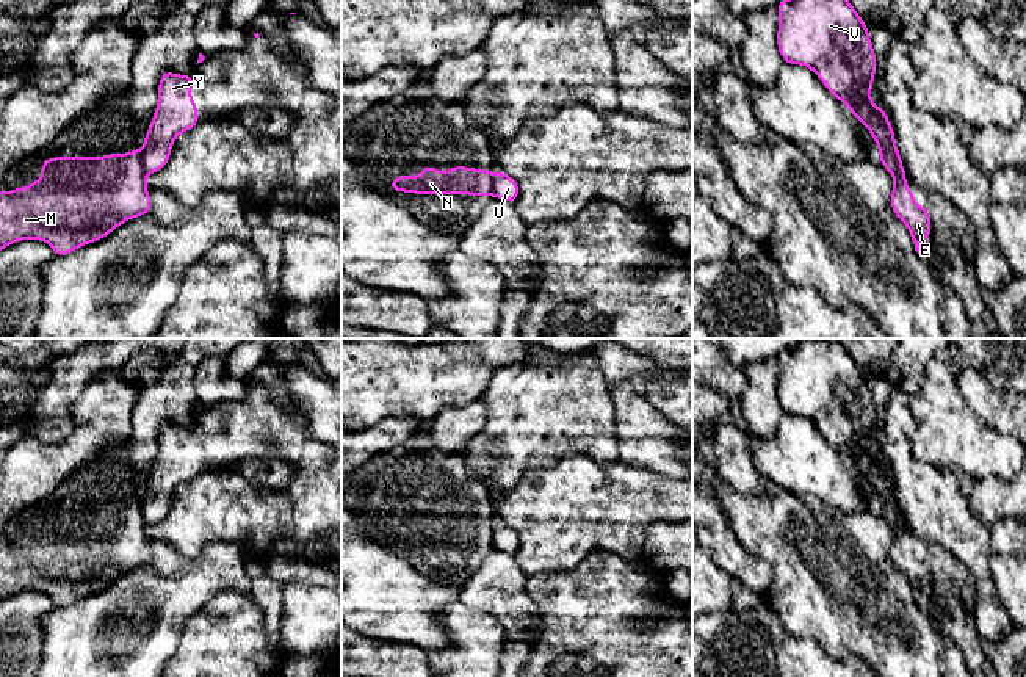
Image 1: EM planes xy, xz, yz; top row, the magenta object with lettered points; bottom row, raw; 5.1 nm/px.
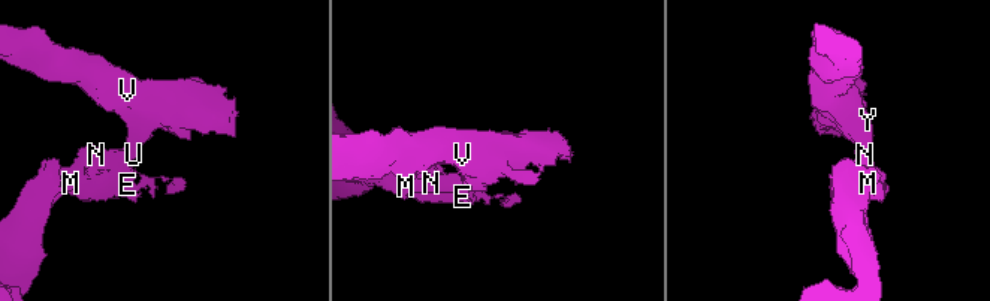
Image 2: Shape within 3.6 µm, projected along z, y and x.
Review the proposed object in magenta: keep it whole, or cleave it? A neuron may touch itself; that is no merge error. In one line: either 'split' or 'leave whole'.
split

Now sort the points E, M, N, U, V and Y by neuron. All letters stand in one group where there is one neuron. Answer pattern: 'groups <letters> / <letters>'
groups E M N / U V Y

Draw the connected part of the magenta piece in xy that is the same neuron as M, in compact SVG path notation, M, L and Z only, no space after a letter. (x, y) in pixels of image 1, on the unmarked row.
M139 501L105 508L42 509L42 514L44 517L38 519L42 531L36 530L30 538L14 539L8 545L0 541L0 602L20 591L41 591L52 597L55 608L67 606L80 597L105 589L125 572L152 563Z

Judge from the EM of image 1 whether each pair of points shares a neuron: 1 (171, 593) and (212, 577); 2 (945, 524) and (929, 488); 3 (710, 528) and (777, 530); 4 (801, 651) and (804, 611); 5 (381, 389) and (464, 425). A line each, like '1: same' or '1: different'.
1: same
2: same
3: different
4: different
5: different

